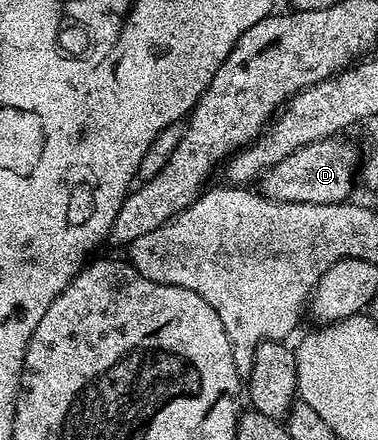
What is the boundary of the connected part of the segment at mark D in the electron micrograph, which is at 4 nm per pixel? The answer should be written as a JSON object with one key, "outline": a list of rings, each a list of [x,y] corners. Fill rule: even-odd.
{"outline":[[[339,136],[326,138],[320,142],[309,144],[305,148],[297,148],[281,164],[277,164],[272,170],[267,171],[261,179],[262,193],[274,202],[304,202],[305,204],[337,204],[348,201],[352,197],[351,185],[357,182],[357,158],[355,162],[355,150]]]}

